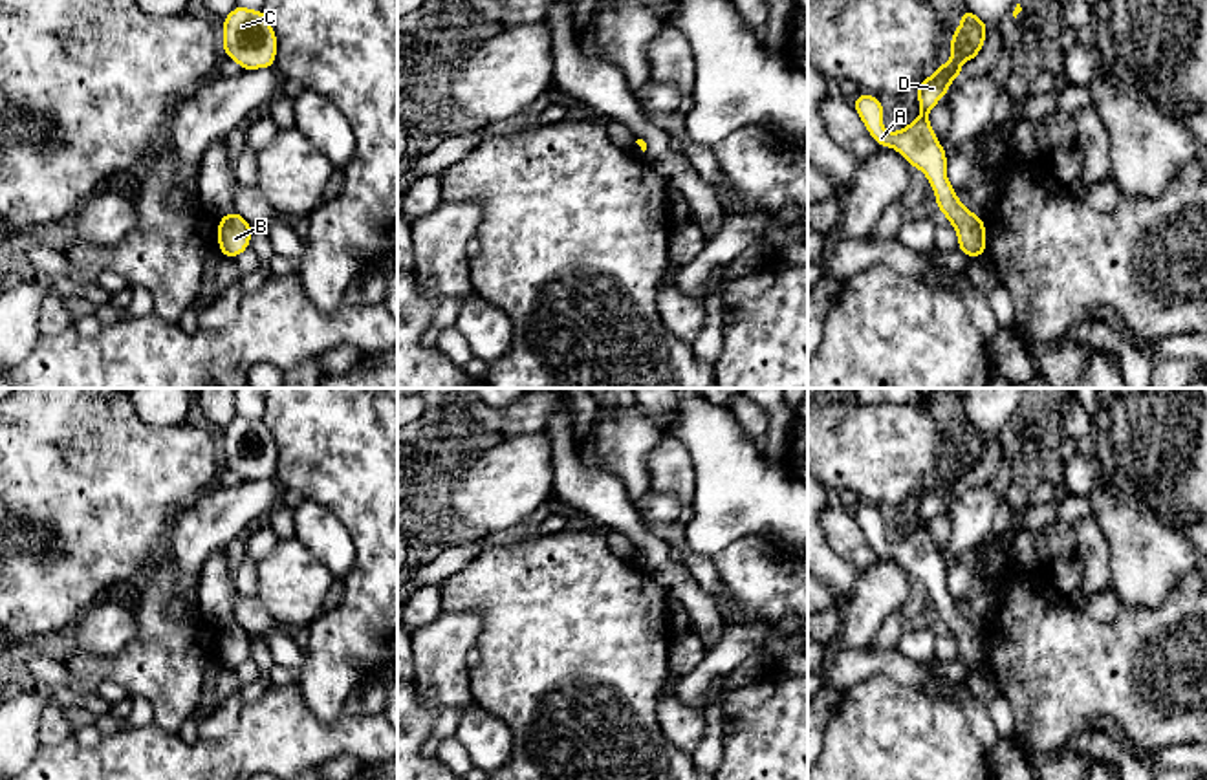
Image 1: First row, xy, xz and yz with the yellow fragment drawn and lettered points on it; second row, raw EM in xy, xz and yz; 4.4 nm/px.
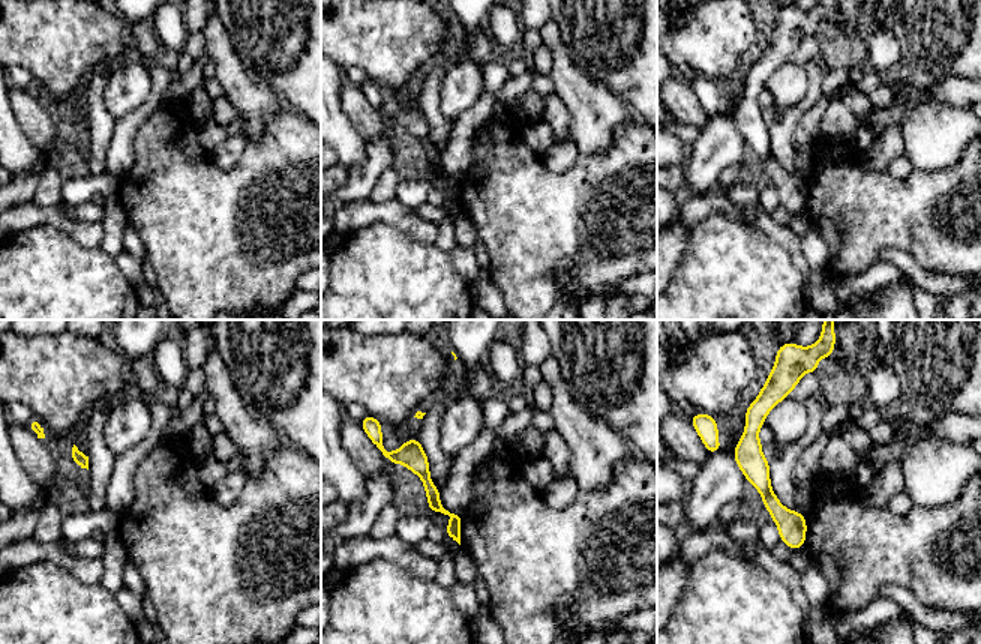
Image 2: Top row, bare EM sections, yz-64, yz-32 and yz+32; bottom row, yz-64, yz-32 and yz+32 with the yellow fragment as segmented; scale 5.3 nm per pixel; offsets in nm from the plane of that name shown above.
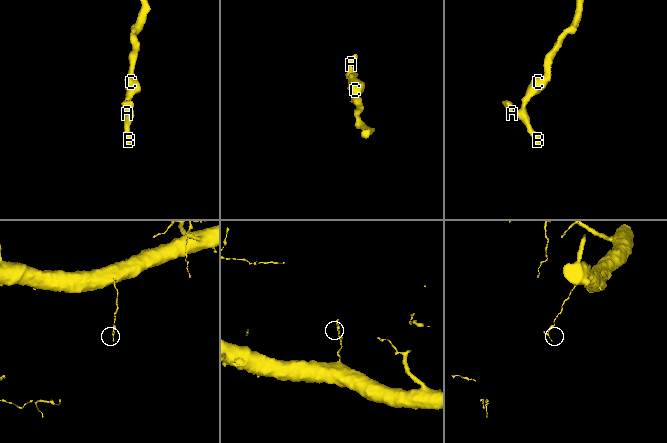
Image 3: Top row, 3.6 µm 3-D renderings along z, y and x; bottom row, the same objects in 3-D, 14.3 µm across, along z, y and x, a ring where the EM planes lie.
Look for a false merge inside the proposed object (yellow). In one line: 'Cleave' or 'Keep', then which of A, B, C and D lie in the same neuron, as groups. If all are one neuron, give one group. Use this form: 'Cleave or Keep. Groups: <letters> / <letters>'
Keep. Groups: A B C D

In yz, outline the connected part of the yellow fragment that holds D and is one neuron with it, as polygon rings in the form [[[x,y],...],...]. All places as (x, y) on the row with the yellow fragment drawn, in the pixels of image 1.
[[[962,9],[962,24],[954,29],[949,44],[951,60],[936,68],[934,73],[916,88],[921,114],[899,132],[886,132],[883,128],[881,99],[863,92],[854,101],[854,108],[872,139],[879,146],[897,150],[908,165],[925,174],[936,194],[938,211],[941,211],[954,227],[958,249],[969,258],[985,255],[984,218],[971,212],[949,183],[947,154],[929,123],[929,112],[947,95],[951,82],[962,75],[963,68],[958,60],[963,59],[965,64],[969,64],[980,53],[985,37],[985,22],[969,9]]]

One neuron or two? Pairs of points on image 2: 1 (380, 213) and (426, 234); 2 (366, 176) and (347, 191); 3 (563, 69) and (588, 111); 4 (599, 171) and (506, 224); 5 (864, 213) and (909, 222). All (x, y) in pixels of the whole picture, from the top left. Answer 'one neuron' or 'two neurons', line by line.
1: one neuron
2: one neuron
3: one neuron
4: one neuron
5: one neuron

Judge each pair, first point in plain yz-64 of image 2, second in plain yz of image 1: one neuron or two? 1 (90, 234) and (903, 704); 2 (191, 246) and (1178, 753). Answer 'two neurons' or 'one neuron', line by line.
1: two neurons
2: two neurons

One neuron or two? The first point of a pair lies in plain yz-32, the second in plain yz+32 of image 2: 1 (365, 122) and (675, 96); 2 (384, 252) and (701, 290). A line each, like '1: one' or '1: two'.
1: one
2: one

